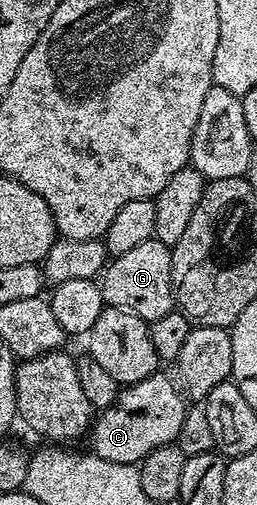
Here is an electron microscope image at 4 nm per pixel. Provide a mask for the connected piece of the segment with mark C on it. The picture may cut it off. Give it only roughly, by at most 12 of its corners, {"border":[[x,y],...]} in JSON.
{"border":[[158,372],[128,383],[87,435],[137,464],[176,443],[187,402]]}

